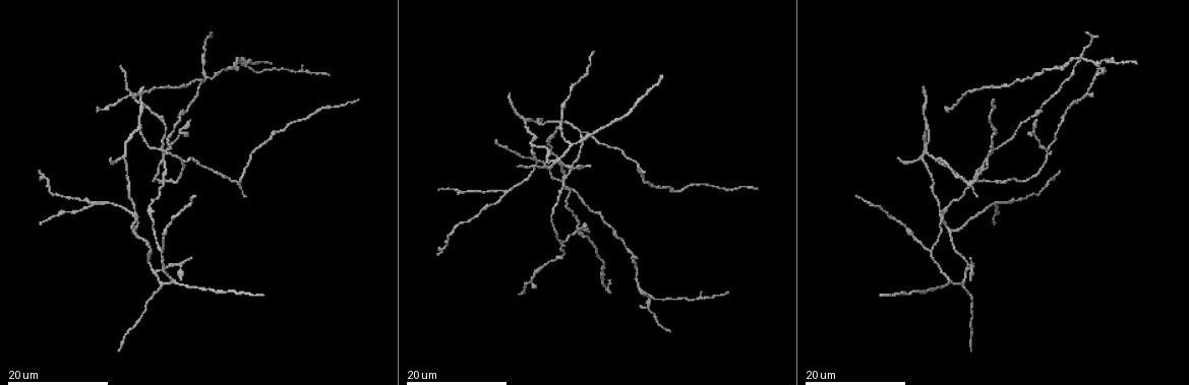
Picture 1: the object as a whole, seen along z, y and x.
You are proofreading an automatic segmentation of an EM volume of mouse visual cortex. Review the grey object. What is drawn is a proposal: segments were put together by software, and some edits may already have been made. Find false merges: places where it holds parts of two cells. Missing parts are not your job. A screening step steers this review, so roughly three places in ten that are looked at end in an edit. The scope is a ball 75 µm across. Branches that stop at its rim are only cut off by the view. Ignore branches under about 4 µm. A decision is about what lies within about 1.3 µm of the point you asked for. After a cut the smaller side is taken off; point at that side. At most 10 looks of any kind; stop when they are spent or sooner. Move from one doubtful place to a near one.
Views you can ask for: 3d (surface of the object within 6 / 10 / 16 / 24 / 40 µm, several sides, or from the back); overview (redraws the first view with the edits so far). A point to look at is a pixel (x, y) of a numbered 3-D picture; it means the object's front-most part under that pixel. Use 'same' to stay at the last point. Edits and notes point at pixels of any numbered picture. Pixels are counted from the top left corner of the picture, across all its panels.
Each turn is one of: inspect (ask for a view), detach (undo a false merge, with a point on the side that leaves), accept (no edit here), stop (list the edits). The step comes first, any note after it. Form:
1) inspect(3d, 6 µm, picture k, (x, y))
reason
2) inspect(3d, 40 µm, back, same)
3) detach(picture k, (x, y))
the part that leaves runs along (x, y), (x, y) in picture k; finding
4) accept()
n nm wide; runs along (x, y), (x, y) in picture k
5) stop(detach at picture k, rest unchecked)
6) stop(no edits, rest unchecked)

inspect(3d, 16 µm, picture 1, (552, 159))
side arm on a straight run

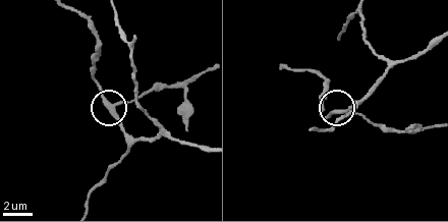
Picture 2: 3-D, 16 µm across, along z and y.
inspect(3d, 10 µm, picture 2, (110, 106))
closer look

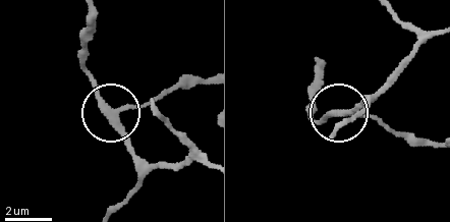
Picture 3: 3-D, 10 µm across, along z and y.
detach(picture 3, (379, 121))
260 nm wide; a second cell is stuck on

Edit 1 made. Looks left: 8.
inspect(3d, 24 µm, picture 1, (948, 230))
branch point

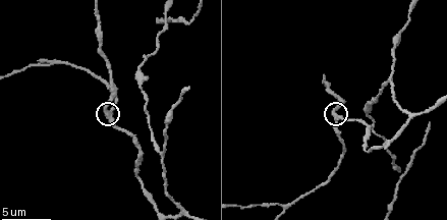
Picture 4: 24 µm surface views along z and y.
inspect(3d, 6 µm, picture 4, (335, 117))
zoom in

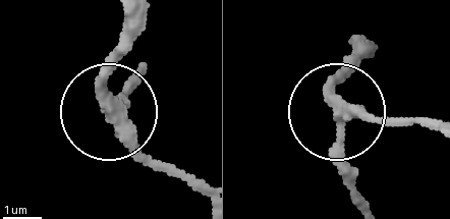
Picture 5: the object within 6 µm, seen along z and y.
accept()
runs along (201, 192), (113, 114), (122, 98) in picture 5; all the same cell

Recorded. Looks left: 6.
inspect(3d, 6 µm, picture 4, (157, 23))
thick turns thin

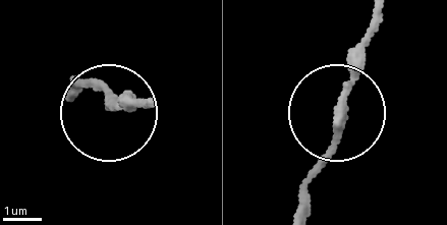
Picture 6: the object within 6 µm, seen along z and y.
accept()
runs along (382, 17), (333, 154), (306, 189) in picture 6; one cell here

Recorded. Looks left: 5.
inspect(3d, 16 µm, picture 4, (57, 62))
arms part here

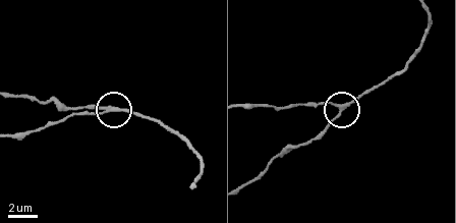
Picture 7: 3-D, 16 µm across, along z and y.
accept()
side arm 15 µm; runs along (425, 12), (422, 45), (389, 77), (341, 109), (299, 103) in picture 7; one cell here

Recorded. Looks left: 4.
inspect(3d, 16 µm, picture 1, (520, 117))
side arm on a straight run

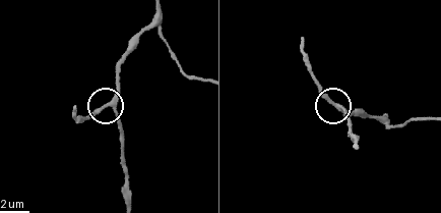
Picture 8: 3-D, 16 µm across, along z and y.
inspect(3d, 6 µm, picture 8, (337, 105))

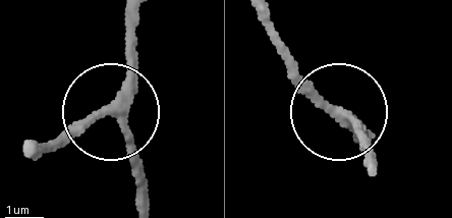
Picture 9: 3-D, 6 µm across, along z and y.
accept()
side arm 6 µm; 3 arms; one cell here

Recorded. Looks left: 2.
stop(detach at picture 3, rest unchecked)

